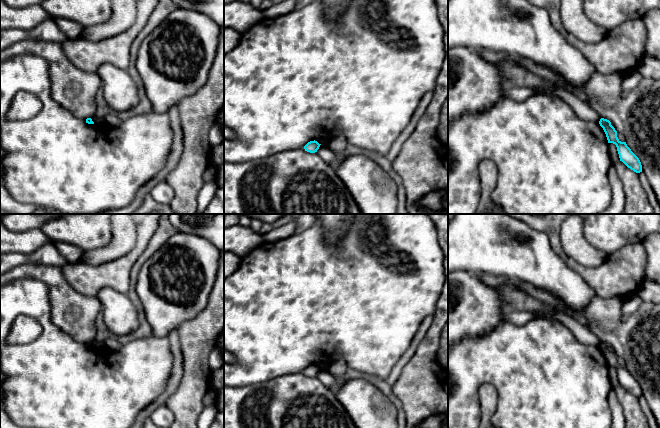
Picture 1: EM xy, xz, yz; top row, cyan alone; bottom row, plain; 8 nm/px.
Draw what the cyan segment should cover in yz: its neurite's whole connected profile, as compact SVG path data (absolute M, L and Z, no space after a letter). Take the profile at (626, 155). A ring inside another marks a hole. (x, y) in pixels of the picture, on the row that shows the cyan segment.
M601 118L599 121L600 126L603 128L608 143L613 143L617 147L620 161L622 161L628 168L636 173L642 172L642 165L639 158L631 151L626 142L621 142L617 137L617 131L607 119Z

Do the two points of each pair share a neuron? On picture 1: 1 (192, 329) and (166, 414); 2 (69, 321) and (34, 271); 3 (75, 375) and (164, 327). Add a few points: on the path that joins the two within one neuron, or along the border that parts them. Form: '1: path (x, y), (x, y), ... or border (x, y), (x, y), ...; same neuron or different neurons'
1: border (165, 404), (174, 417); different neurons
2: path (68, 307), (59, 289), (48, 278); same neuron
3: border (153, 335), (167, 337); different neurons

